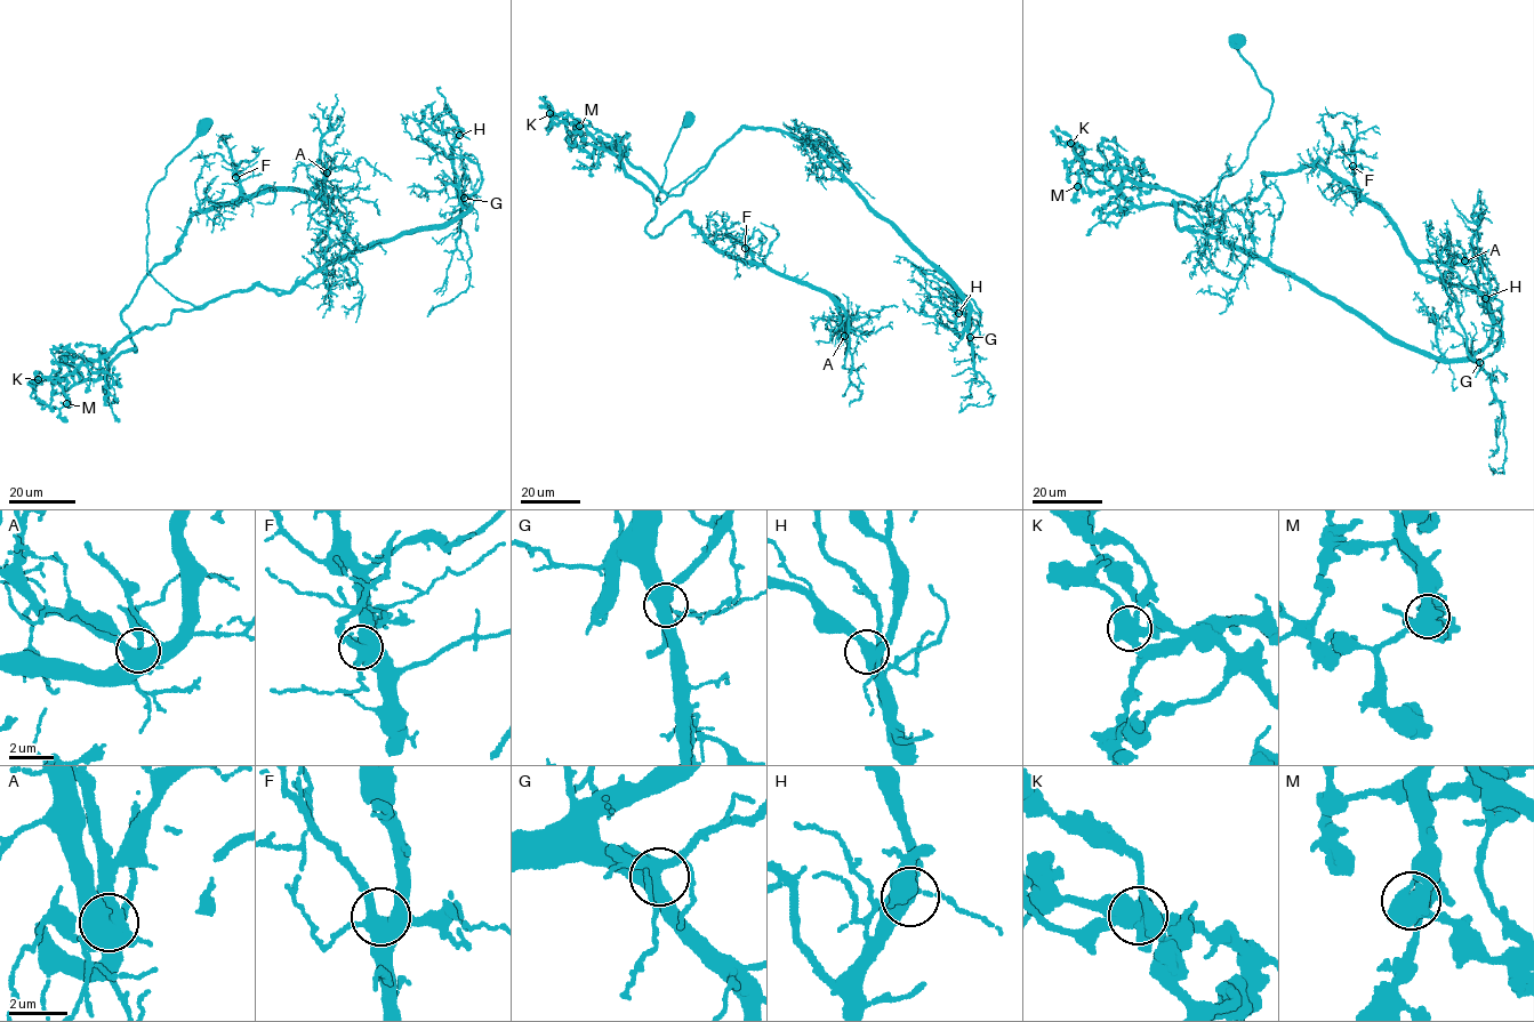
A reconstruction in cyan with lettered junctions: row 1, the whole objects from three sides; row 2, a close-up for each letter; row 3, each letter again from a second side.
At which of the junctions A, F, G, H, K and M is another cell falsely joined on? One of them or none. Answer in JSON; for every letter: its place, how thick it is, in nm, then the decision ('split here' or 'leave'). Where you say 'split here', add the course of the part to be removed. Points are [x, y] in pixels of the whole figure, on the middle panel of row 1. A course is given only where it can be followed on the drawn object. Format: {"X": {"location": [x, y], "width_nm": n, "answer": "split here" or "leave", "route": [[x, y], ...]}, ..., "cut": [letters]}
{"A": {"location": [844, 336], "width_nm": 500, "answer": "leave"}, "F": {"location": [745, 248], "width_nm": 480, "answer": "leave"}, "G": {"location": [970, 337], "width_nm": 480, "answer": "leave"}, "H": {"location": [958, 313], "width_nm": 440, "answer": "leave"}, "K": {"location": [549, 113], "width_nm": 550, "answer": "split here", "route": [[549, 113], [570, 113], [651, 194], [651, 236], [685, 212], [720, 250], [828, 295], [862, 393], [850, 407]]}, "M": {"location": [579, 126], "width_nm": 550, "answer": "leave"}, "cut": ["K"]}

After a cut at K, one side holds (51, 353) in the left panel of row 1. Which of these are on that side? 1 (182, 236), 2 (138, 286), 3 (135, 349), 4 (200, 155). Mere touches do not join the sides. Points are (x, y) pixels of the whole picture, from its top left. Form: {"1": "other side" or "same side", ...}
{"1": "same side", "2": "same side", "3": "same side", "4": "same side"}

